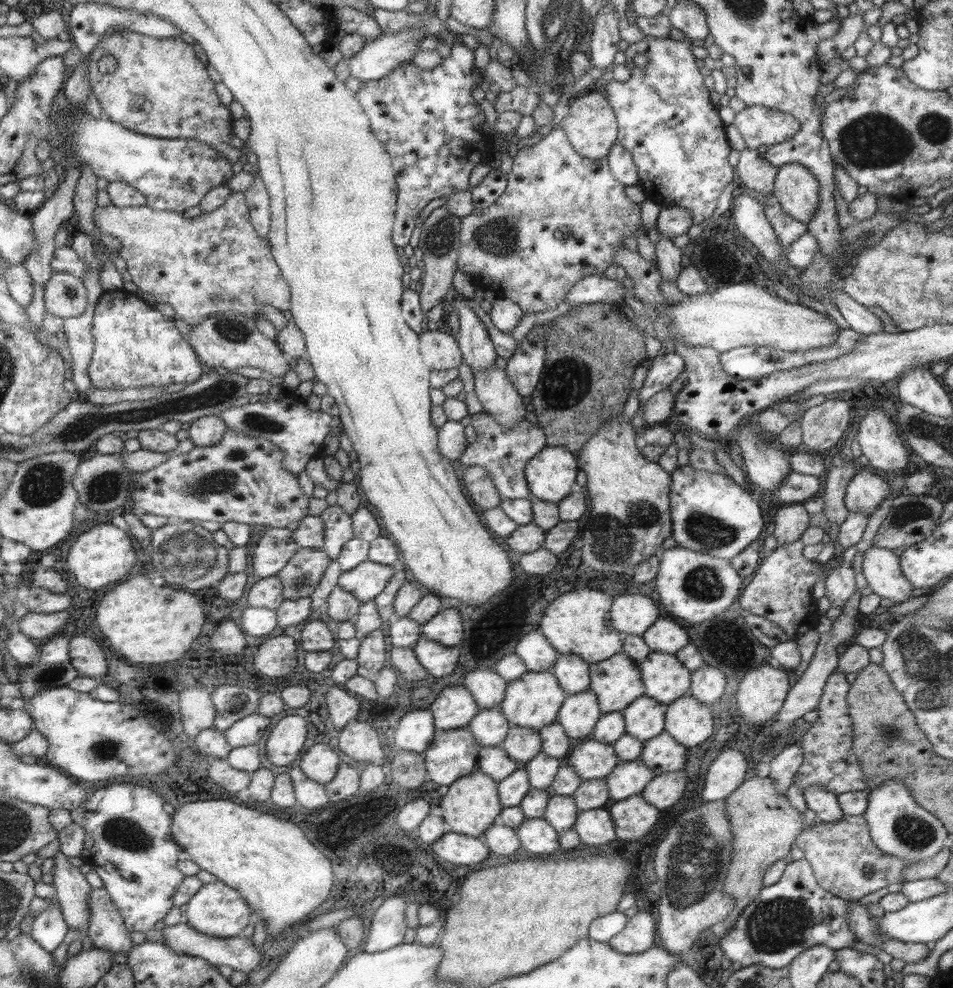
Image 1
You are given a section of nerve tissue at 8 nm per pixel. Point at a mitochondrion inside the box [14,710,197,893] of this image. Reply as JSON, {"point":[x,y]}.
{"point":[122,833]}

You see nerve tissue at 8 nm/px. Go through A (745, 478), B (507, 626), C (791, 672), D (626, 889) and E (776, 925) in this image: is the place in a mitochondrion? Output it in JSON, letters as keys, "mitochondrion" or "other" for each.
{"A":"other","B":"other","C":"other","D":"other","E":"mitochondrion"}

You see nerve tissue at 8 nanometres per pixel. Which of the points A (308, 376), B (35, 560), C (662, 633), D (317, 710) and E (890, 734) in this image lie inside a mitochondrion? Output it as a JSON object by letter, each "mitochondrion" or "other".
{"A":"other","B":"other","C":"other","D":"other","E":"mitochondrion"}

